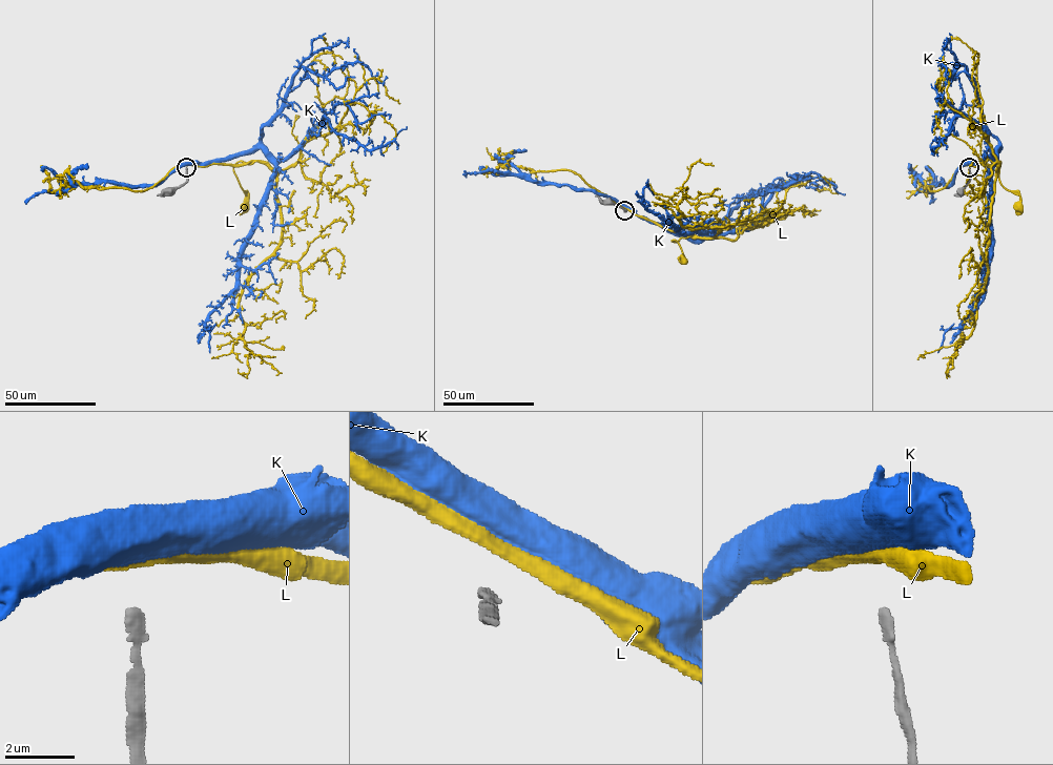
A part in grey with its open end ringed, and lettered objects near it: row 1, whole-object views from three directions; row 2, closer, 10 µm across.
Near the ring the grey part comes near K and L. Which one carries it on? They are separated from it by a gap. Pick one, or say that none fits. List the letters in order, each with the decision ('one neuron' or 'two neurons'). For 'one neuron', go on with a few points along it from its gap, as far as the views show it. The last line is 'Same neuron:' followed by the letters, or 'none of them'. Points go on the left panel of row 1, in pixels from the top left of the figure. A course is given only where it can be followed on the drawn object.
K: two neurons
L: two neurons
Same neuron: none of them

